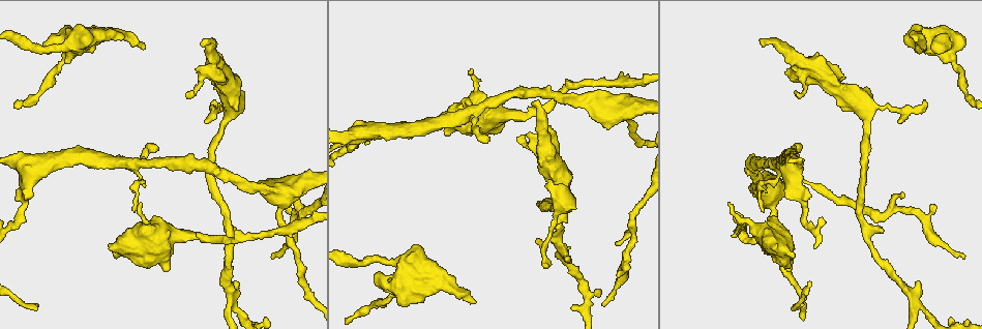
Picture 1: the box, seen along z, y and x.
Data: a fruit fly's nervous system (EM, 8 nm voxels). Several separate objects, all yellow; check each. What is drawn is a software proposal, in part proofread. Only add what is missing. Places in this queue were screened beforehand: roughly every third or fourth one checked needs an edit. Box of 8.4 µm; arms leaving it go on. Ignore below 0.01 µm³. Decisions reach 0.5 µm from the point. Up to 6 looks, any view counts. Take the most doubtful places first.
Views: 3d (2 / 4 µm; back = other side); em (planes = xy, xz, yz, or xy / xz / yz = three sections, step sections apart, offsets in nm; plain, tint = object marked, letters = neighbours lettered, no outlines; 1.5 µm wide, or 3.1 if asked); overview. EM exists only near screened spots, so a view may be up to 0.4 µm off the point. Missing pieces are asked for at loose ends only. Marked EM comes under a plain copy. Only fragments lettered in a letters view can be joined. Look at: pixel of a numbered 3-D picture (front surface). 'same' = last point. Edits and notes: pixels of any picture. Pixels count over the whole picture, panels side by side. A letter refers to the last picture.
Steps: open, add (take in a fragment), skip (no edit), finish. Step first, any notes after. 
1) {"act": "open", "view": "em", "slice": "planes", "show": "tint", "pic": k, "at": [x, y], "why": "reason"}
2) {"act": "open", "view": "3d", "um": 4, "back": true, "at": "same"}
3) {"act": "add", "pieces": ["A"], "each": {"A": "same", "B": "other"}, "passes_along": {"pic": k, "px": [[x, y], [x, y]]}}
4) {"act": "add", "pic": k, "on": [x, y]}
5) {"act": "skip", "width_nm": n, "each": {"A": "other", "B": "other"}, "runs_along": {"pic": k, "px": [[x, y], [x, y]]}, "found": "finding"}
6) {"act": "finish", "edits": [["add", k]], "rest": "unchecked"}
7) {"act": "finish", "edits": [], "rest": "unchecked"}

{"act": "open", "view": "3d", "um": 2, "pic": 1, "at": [143, 45], "why": "free end"}

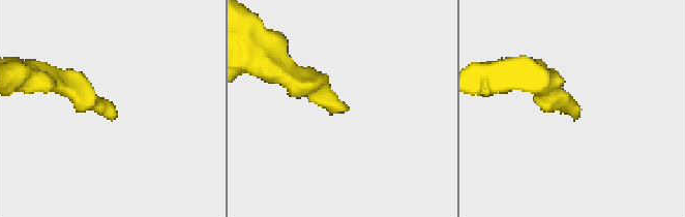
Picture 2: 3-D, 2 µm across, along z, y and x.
{"act": "open", "view": "em", "slice": "planes", "show": "letters", "pic": 2, "at": [572, 109], "why": "need the tissue"}

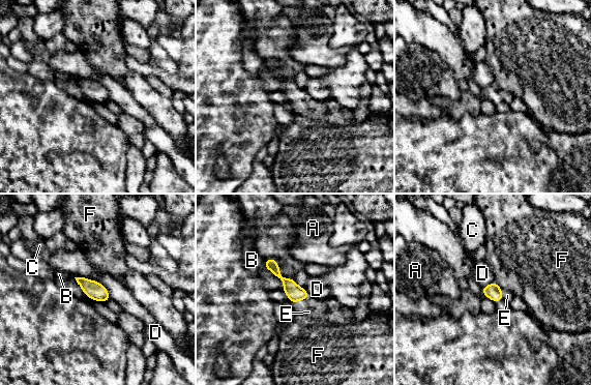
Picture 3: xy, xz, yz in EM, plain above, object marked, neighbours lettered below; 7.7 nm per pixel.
{"act": "add", "pieces": ["E"], "each": {"A": "other", "B": "other", "C": "other", "D": "other", "E": "same", "F": "other"}, "passes_along": {"pic": 3, "px": [[295, 293], [299, 300], [311, 306]]}, "found": "it goes on there"}

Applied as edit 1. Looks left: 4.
{"act": "open", "view": "3d", "um": 4, "pic": 1, "at": [446, 134], "why": "thick end"}

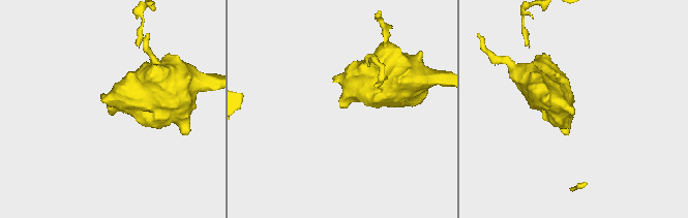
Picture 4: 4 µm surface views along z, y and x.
{"act": "open", "view": "em", "slice": "xy", "step": 8, "show": "letters", "pic": 4, "at": [111, 112]}

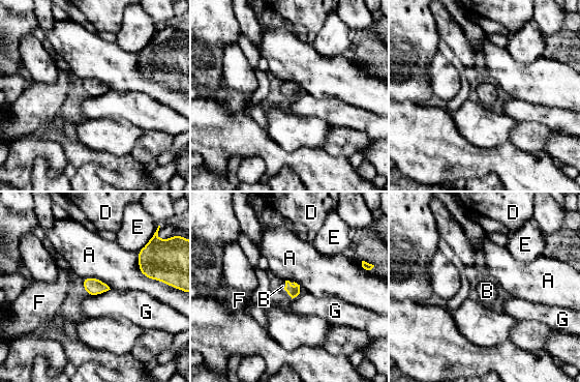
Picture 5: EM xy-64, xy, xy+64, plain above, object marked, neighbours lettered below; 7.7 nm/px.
{"act": "add", "pieces": ["B"], "each": {"A": "other", "B": "same", "D": "other", "E": "other", "F": "other", "G": "other"}, "passes_along": {"pic": 5, "px": [[294, 292], [284, 289], [282, 286]]}, "found": "it goes on there"}

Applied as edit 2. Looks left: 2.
{"act": "open", "view": "3d", "um": 2, "back": true, "pic": 1, "at": [792, 78], "why": "free end"}

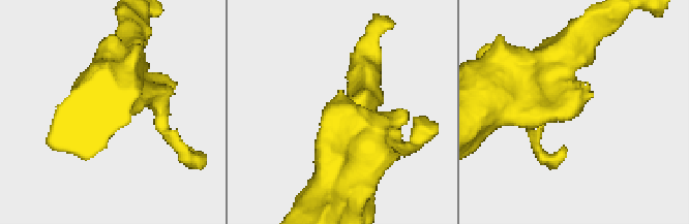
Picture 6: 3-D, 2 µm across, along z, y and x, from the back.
{"act": "open", "view": "em", "slice": "planes", "show": "letters", "pic": 6, "at": [322, 110]}

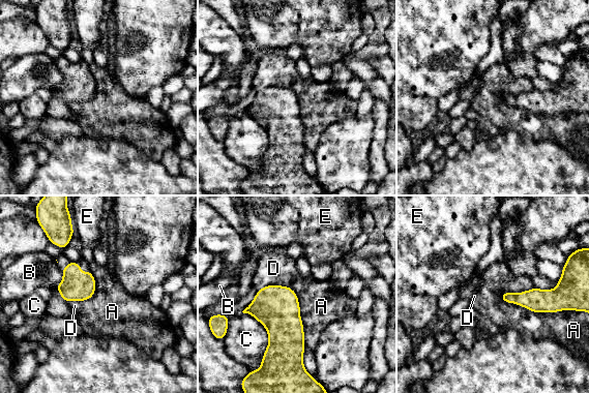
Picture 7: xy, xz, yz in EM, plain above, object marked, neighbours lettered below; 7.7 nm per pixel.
{"act": "skip", "each": {"A": "other", "B": "other", "C": "other", "D": "other", "E": "other"}, "border": {"pic": 7, "px": [[89, 270], [95, 292], [86, 301]]}, "found": "no lettered fragment goes on from it"}

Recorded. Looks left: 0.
{"act": "finish", "edits": [["add", 3], ["add", 5]], "rest": "unchecked"}

